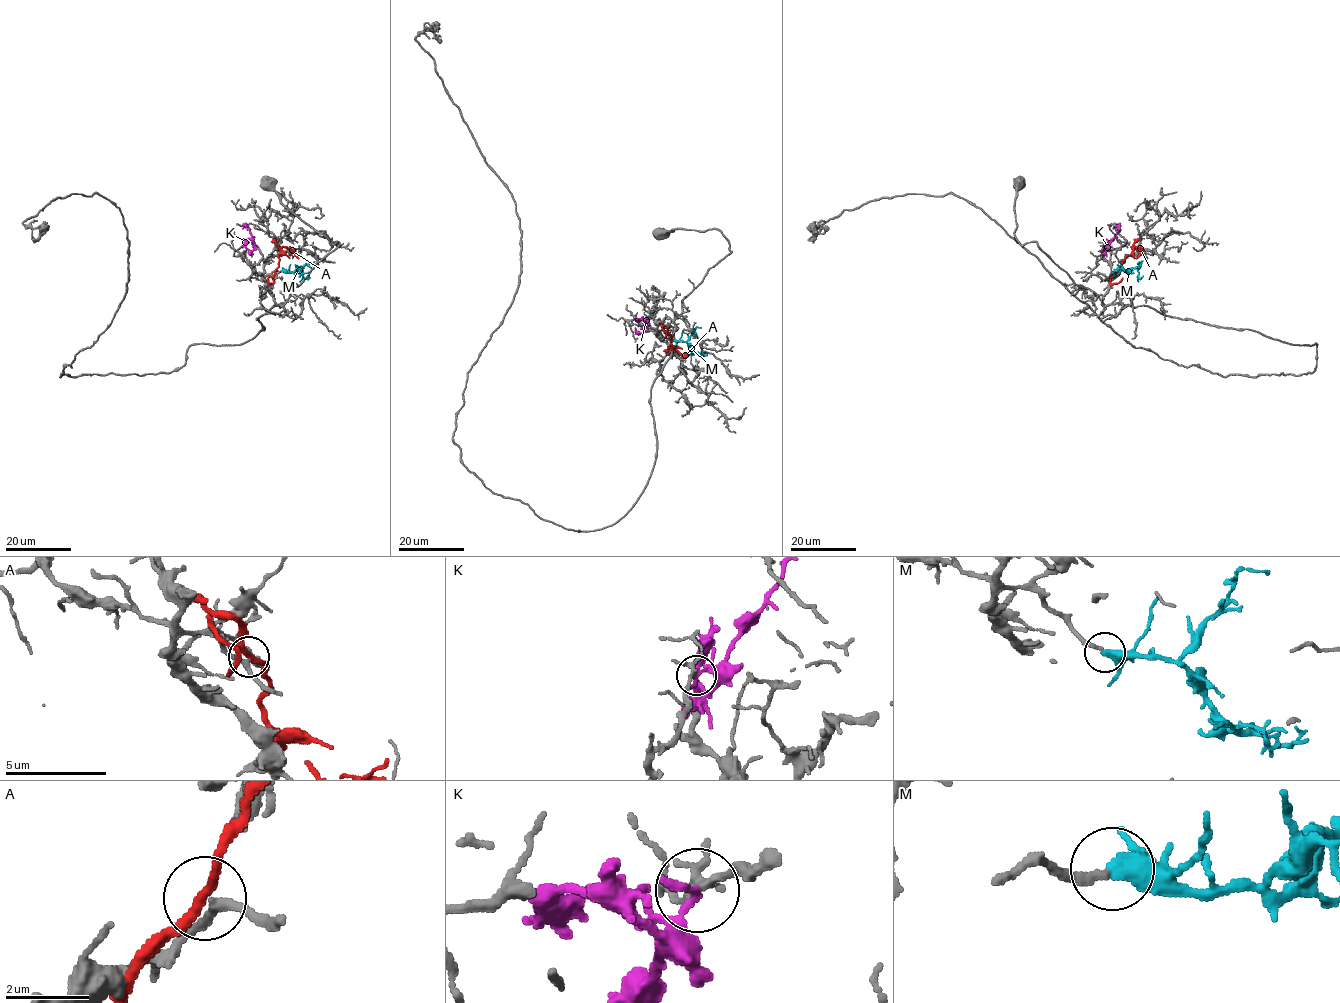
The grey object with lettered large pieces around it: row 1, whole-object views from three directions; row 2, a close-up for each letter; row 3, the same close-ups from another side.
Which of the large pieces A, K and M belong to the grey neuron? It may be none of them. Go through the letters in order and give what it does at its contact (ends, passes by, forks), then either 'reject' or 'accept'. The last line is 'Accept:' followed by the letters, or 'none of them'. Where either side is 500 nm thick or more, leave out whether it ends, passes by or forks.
A: it passes by; reject
K: it ends; reject
M: it passes by; accept
Accept: M

